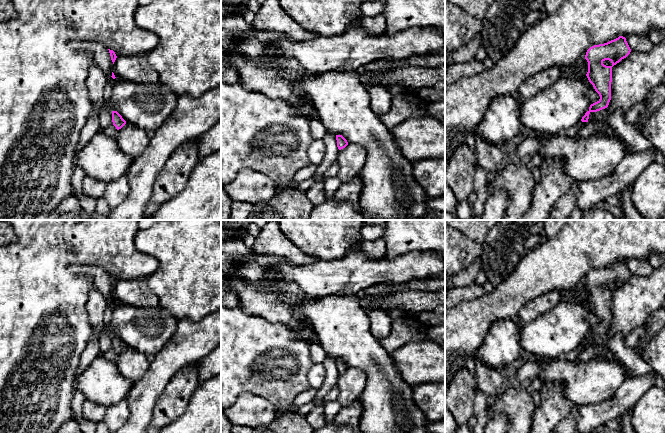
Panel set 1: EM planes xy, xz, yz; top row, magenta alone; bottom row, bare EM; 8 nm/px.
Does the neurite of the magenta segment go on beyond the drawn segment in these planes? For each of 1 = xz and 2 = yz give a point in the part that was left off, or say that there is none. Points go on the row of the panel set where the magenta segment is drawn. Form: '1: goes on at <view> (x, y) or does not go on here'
1: does not go on here
2: does not go on here

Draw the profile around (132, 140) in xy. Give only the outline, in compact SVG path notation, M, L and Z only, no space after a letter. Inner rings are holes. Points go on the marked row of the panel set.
M128 122L118 130L115 139L120 150L132 159L139 157L149 144L147 132Z

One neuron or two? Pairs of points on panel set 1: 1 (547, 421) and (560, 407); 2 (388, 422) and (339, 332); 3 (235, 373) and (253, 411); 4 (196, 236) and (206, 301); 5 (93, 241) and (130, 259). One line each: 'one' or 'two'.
1: one
2: one
3: two
4: one
5: one

